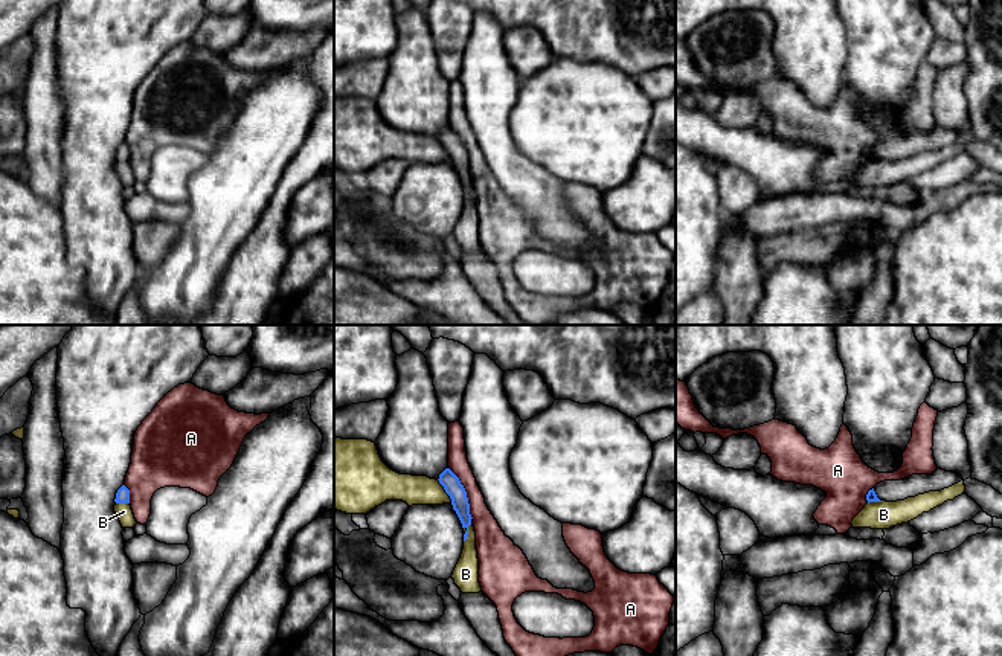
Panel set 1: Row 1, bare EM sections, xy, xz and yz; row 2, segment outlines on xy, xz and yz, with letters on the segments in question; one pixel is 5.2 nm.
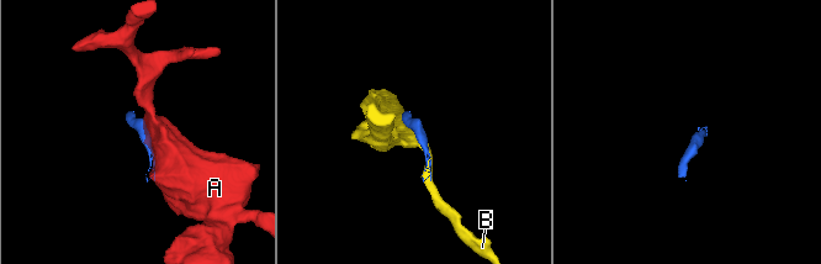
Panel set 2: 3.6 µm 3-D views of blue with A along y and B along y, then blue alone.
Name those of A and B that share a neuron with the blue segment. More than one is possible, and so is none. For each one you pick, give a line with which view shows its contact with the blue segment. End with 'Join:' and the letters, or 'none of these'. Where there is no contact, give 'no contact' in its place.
Join: none of these

